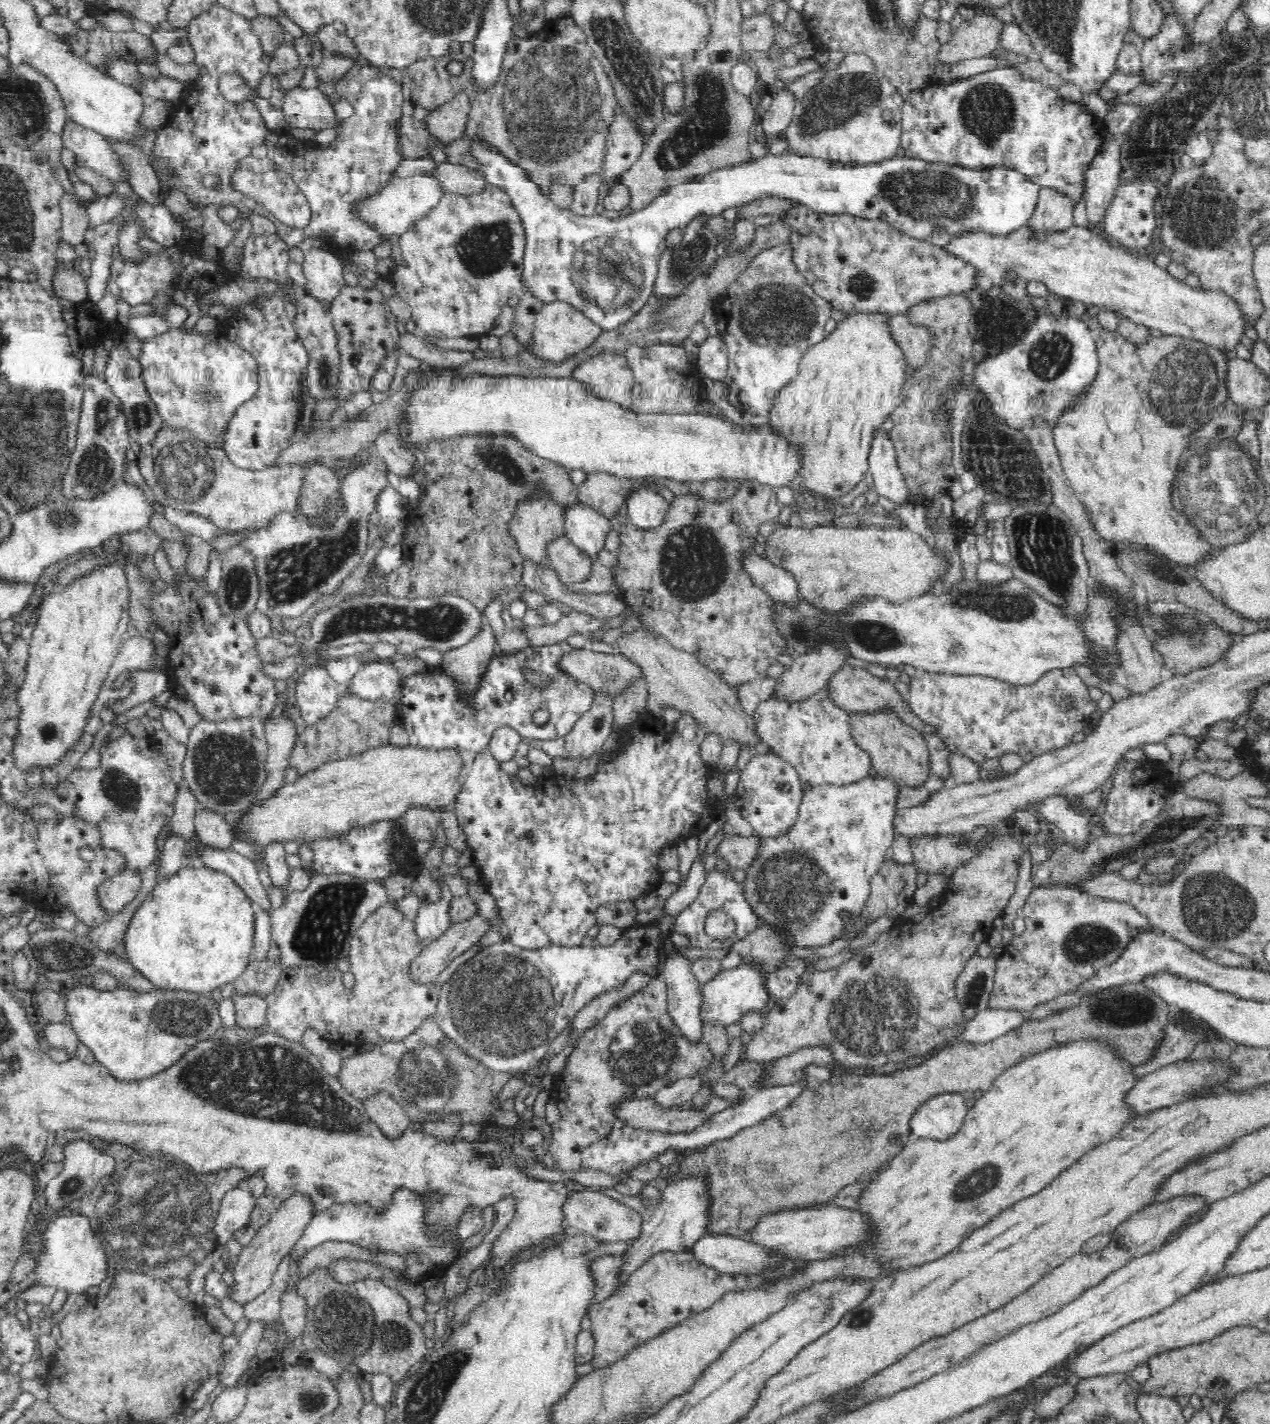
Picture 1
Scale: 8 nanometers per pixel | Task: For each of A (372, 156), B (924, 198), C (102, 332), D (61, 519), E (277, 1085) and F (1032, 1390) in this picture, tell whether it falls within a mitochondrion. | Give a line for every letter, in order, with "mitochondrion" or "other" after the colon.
A: mitochondrion
B: mitochondrion
C: other
D: mitochondrion
E: mitochondrion
F: other

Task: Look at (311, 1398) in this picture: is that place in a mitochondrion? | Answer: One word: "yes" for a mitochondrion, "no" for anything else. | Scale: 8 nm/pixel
yes

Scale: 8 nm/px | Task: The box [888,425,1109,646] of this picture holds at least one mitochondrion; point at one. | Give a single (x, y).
(1043, 544)

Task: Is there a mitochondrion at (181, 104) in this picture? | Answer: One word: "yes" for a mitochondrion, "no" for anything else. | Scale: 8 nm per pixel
no

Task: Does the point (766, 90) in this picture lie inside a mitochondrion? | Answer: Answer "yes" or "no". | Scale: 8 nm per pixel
no

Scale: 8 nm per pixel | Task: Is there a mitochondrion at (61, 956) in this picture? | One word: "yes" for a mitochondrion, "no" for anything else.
yes

